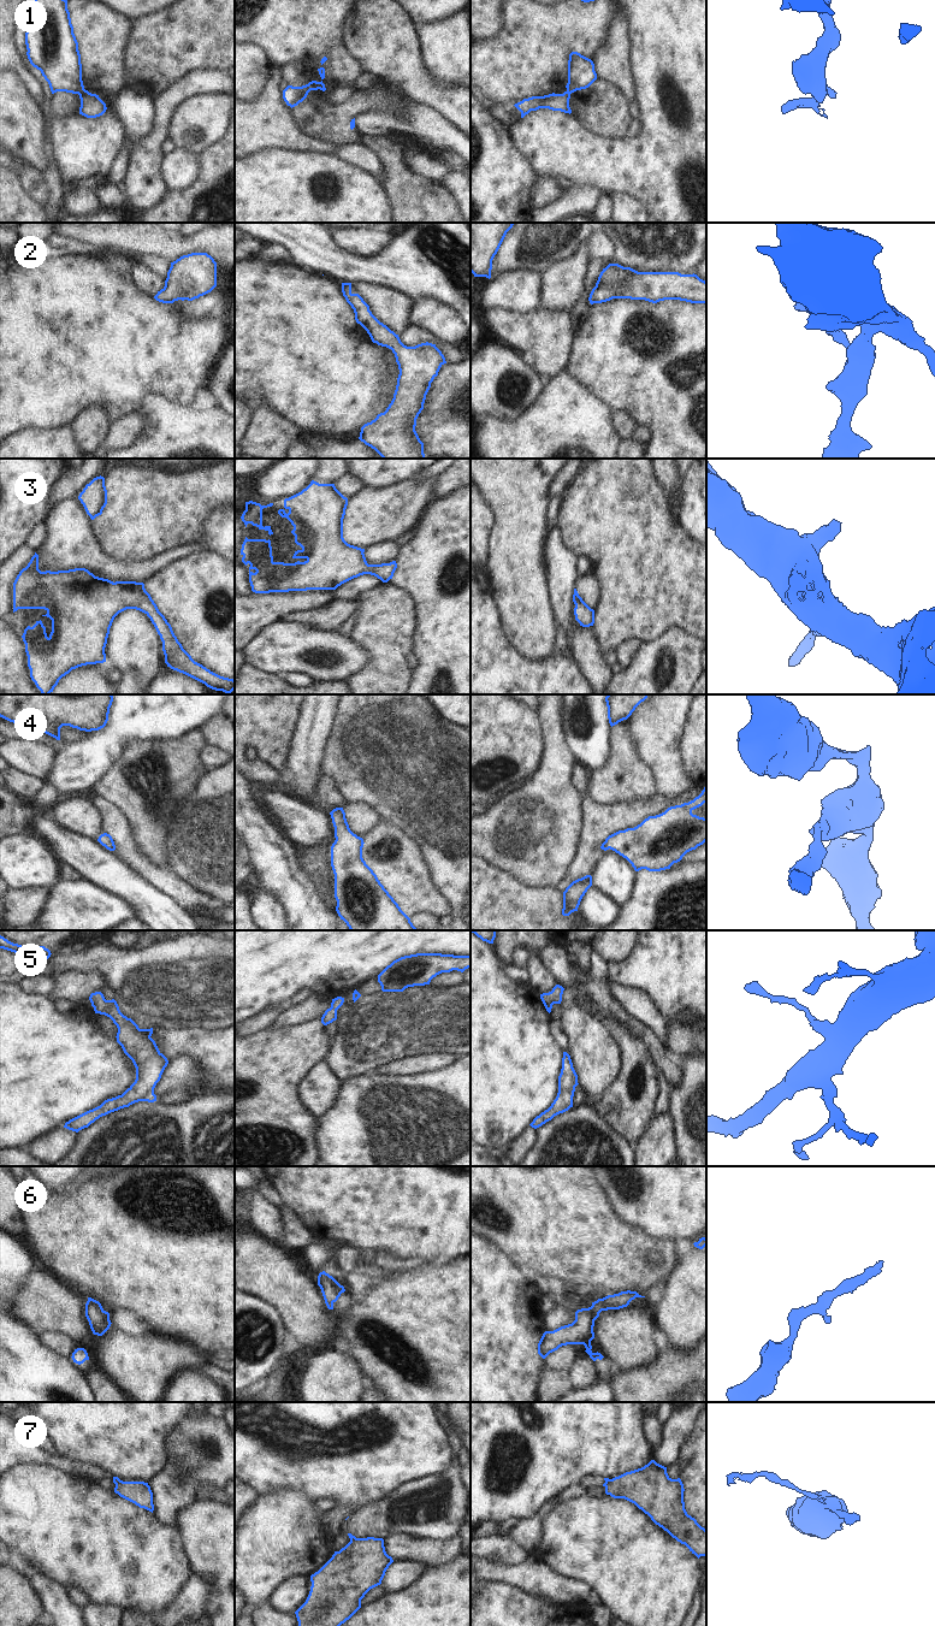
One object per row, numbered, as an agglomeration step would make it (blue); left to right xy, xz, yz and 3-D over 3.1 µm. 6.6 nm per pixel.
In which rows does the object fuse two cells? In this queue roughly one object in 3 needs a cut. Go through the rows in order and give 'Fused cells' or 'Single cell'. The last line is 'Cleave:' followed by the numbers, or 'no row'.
1: Fused cells
2: Single cell
3: Single cell
4: Single cell
5: Single cell
6: Single cell
7: Fused cells
Cleave: 1, 7.

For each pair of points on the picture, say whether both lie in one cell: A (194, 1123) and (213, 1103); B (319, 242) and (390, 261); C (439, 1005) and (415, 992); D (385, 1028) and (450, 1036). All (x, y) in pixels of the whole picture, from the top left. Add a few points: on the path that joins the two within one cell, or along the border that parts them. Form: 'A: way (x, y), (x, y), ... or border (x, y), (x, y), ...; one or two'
A: way (199, 1118), (209, 1107); one
B: way (337, 260), (343, 266), (372, 266); one
C: way (433, 1005), (428, 1005), (421, 998); one
D: way (401, 1028), (435, 1028); one

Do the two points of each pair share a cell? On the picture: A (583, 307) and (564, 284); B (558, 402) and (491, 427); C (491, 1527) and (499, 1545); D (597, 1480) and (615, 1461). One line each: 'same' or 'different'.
A: different
B: same
C: different
D: different

